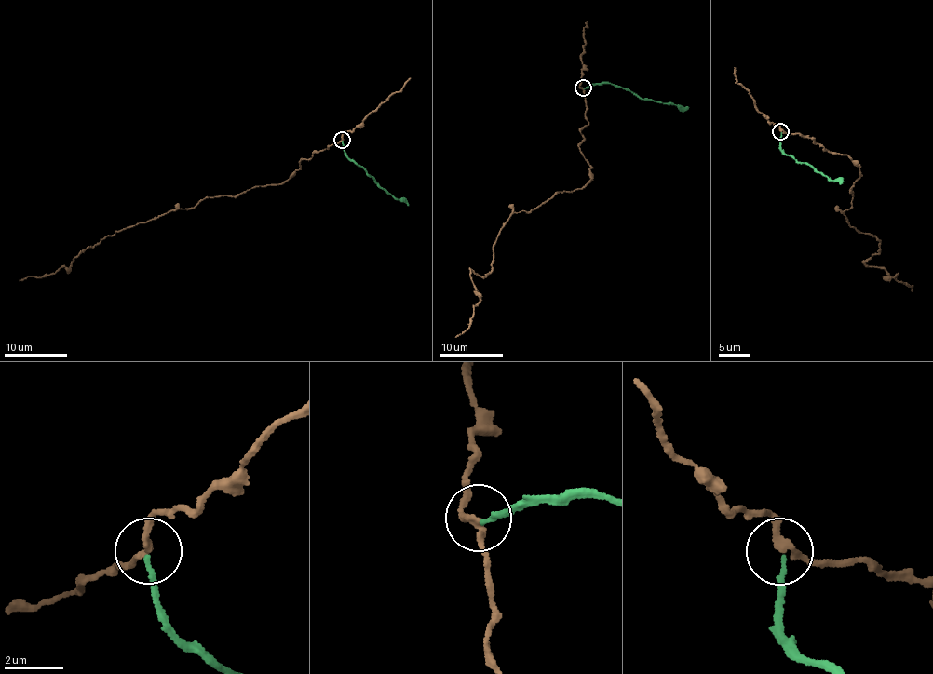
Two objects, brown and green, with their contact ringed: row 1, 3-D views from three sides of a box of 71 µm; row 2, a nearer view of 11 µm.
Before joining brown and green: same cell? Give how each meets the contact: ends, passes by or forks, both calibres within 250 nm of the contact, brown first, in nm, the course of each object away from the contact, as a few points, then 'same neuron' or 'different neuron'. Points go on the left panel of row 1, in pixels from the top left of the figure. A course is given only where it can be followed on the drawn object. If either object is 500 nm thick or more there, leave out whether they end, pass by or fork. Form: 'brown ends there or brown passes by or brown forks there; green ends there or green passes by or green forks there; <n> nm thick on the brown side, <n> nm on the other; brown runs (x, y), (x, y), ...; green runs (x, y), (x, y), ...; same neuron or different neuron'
brown passes by; green ends there; 220 nm thick on the brown side, 150 nm on the other; brown runs (342, 140), (298, 161), (279, 184), (206, 197), (87, 247), (66, 269), (20, 280); green runs (342, 140), (344, 153), (374, 177), (377, 184), (409, 206); different neuron

